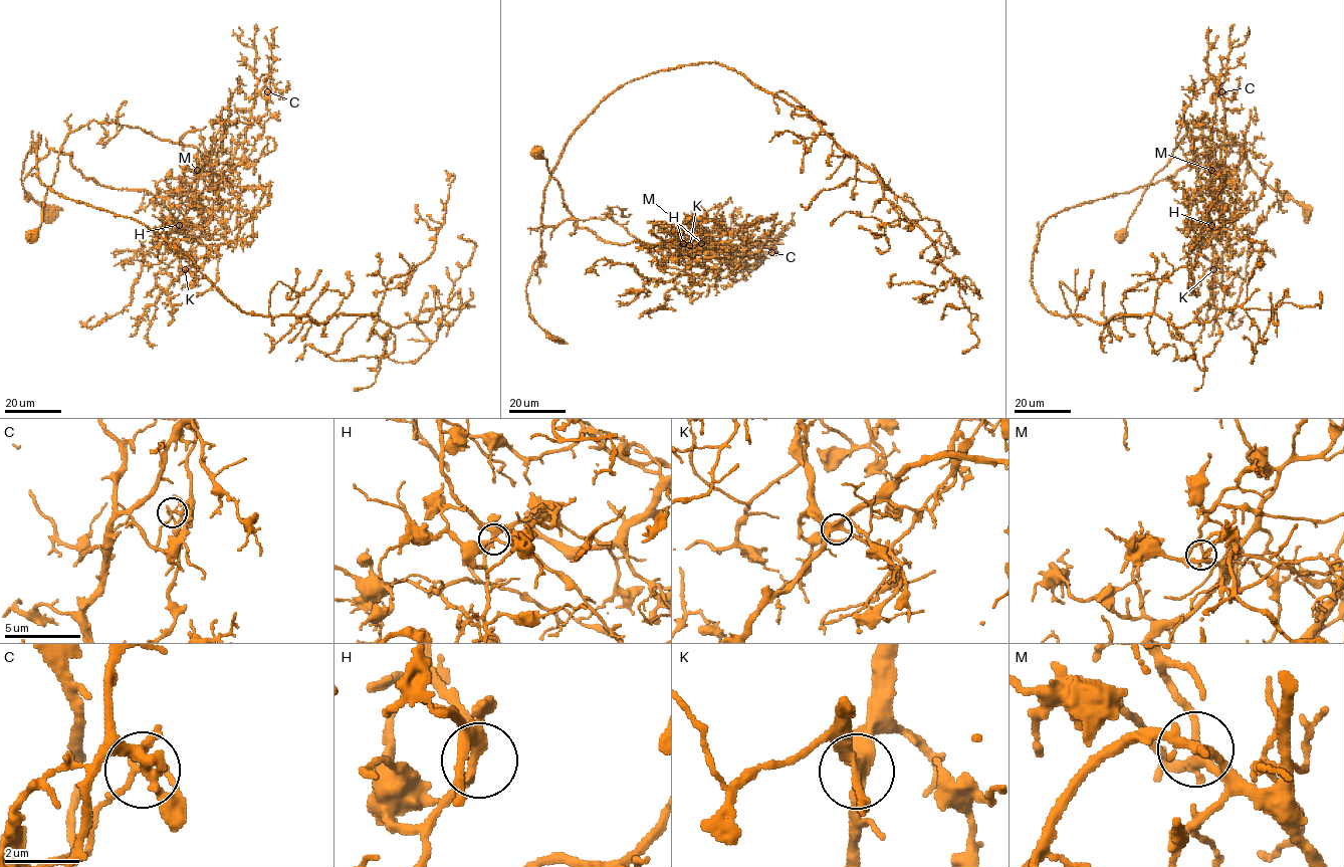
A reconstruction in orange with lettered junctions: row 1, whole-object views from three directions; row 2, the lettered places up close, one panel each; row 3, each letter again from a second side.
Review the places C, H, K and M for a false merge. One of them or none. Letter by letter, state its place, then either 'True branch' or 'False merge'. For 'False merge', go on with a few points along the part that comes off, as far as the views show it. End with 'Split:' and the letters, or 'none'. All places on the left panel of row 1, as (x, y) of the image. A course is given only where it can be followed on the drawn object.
C: Place: (267, 91). False merge. Course of the part to remove: (267, 91), (200, 225), (185, 217), (204, 186), (196, 148), (91, 121), (64, 141), (27, 239)
H: Place: (179, 225). True branch
K: Place: (185, 269). True branch
M: Place: (197, 170). True branch
Split: C

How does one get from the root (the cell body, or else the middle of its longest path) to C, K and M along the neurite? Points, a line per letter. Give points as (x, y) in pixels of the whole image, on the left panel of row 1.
C: (32, 235), (70, 132), (116, 122), (194, 146), (199, 196), (187, 186), (228, 167), (267, 91)
K: (32, 235), (65, 137), (92, 121), (116, 122), (201, 155), (203, 193), (183, 220), (177, 251), (185, 269)
M: (32, 235), (65, 137), (92, 121), (194, 146), (203, 163), (199, 196), (187, 186), (201, 174), (197, 170)

